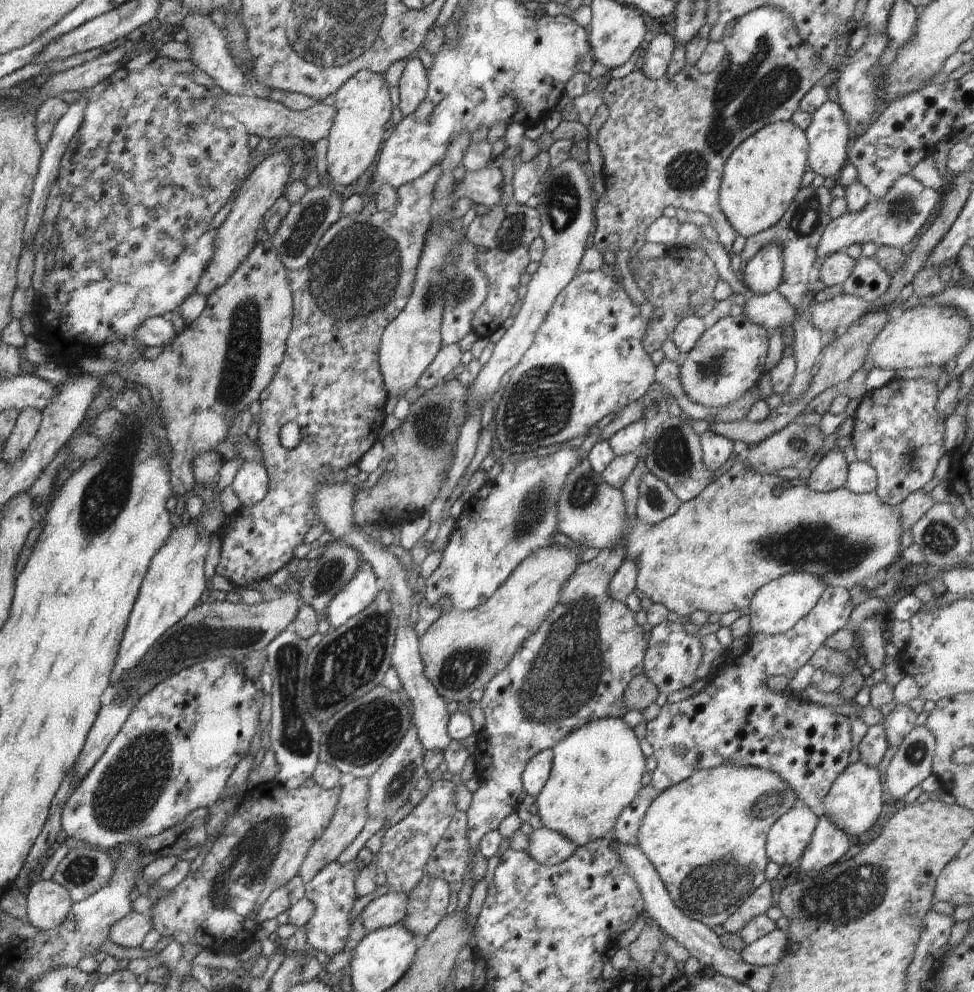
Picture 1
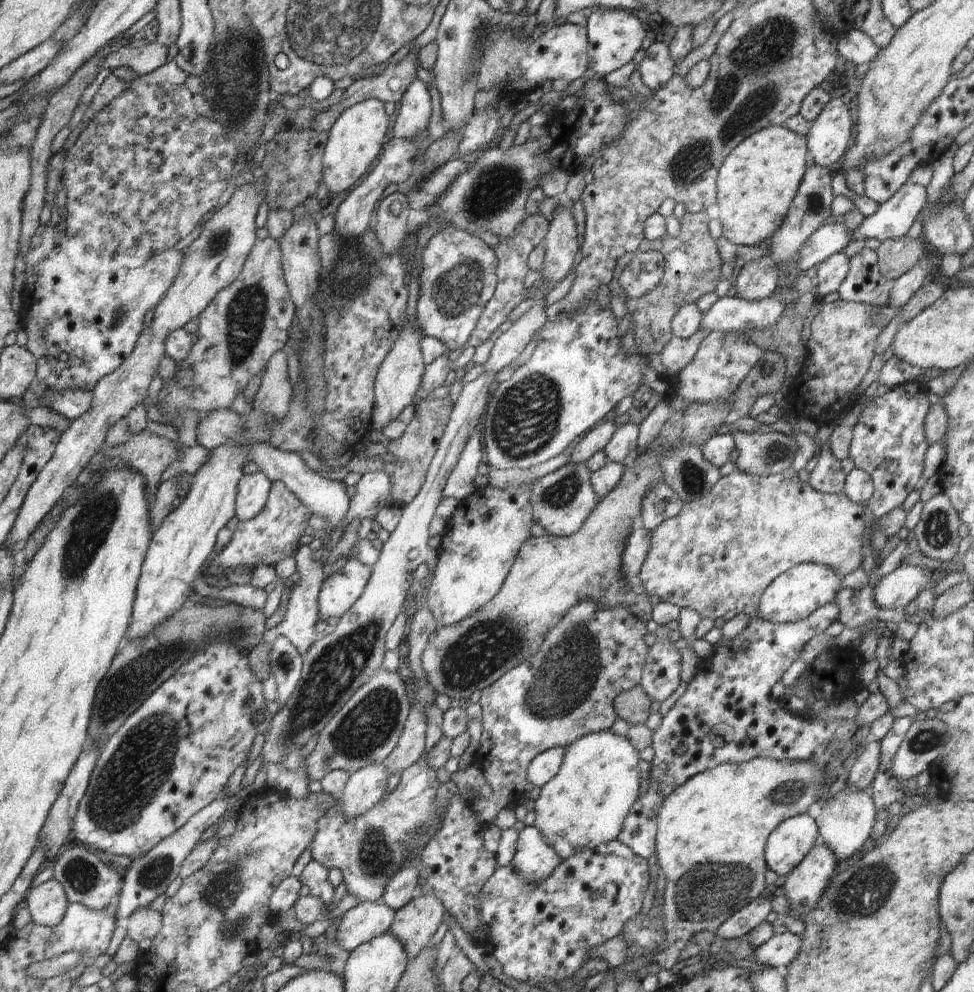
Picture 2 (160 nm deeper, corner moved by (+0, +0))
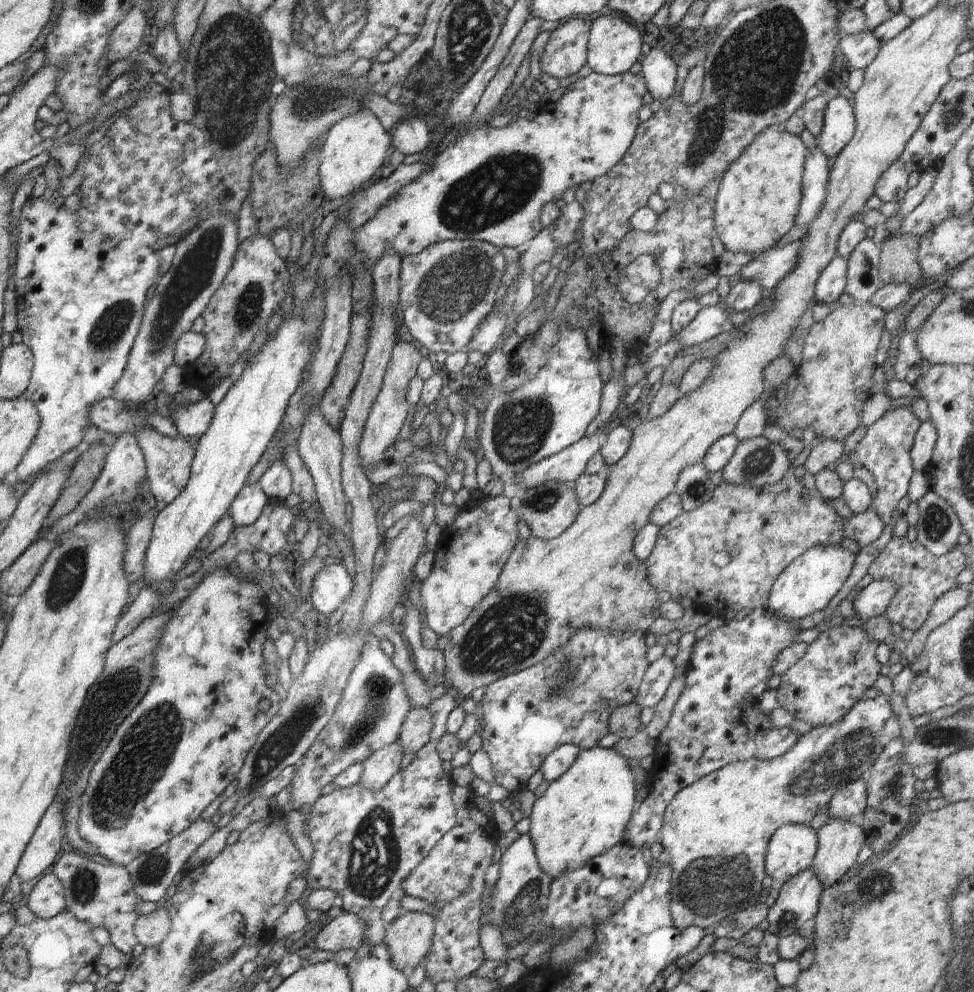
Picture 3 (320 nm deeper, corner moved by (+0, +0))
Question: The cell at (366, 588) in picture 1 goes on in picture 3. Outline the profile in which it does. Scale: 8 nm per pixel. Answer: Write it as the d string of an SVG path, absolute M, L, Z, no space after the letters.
M342 563L324 566L312 582L310 601L314 611L330 617L348 602L354 587L355 578L350 576Z

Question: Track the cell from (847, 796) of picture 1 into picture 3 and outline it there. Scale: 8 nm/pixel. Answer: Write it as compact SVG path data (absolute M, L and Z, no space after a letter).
M830 816L826 824L818 828L817 832L817 852L813 859L812 870L816 878L820 878L822 887L826 888L840 882L840 878L855 866L858 853L866 842L866 832L859 823L859 820L840 820Z

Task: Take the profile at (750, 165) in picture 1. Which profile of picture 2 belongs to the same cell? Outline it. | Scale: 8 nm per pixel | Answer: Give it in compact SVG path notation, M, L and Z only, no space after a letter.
M768 125L735 146L717 176L716 202L723 236L747 247L768 240L785 221L807 169L808 154L806 137L782 125Z

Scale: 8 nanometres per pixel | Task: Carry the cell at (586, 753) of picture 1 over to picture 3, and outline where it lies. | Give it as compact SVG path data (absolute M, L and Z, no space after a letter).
M597 745L581 749L568 771L550 782L542 798L534 802L527 834L534 844L540 868L550 878L558 878L565 871L578 870L590 858L621 843L637 805L631 769L628 760L614 748Z

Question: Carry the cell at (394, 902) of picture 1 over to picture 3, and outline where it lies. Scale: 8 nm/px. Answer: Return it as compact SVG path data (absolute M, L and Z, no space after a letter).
M346 912L326 924L318 932L314 944L319 950L335 953L344 949L358 950L363 944L362 938L366 928L368 926L358 916Z

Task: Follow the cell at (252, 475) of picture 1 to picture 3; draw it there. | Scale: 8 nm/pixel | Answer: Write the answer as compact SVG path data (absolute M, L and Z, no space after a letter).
M259 482L247 484L232 502L229 516L237 526L251 526L260 518L268 502L268 496L264 495Z

